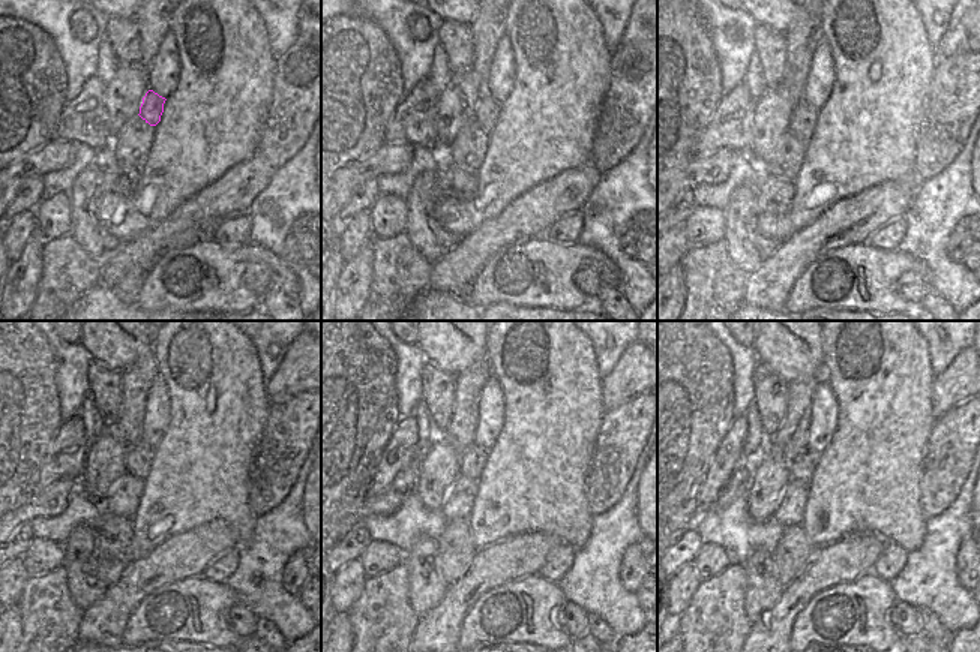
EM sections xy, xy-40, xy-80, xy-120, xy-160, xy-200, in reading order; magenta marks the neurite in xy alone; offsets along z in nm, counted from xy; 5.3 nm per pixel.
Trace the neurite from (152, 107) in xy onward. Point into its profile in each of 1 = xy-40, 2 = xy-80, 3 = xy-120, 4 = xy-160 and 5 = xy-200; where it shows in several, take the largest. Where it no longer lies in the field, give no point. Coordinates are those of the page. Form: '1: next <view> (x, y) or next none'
1: next xy-40 (486, 111)
2: next xy-80 (805, 117)
3: next xy-120 (138, 457)
4: next xy-160 (473, 459)
5: next xy-200 (802, 469)

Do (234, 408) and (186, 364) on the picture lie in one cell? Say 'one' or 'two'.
one

